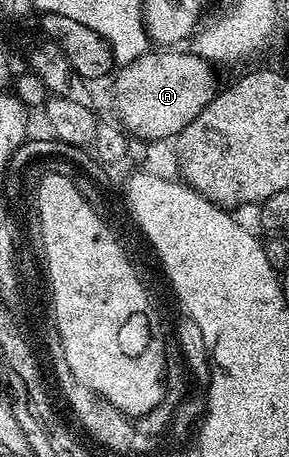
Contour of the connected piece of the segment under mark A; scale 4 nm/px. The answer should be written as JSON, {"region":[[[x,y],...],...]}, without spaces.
{"region":[[[150,50],[135,62],[124,65],[116,73],[117,81],[113,84],[113,100],[117,103],[115,115],[126,133],[135,135],[144,142],[151,140],[172,141],[213,101],[219,91],[217,76],[206,61],[193,50]]]}

